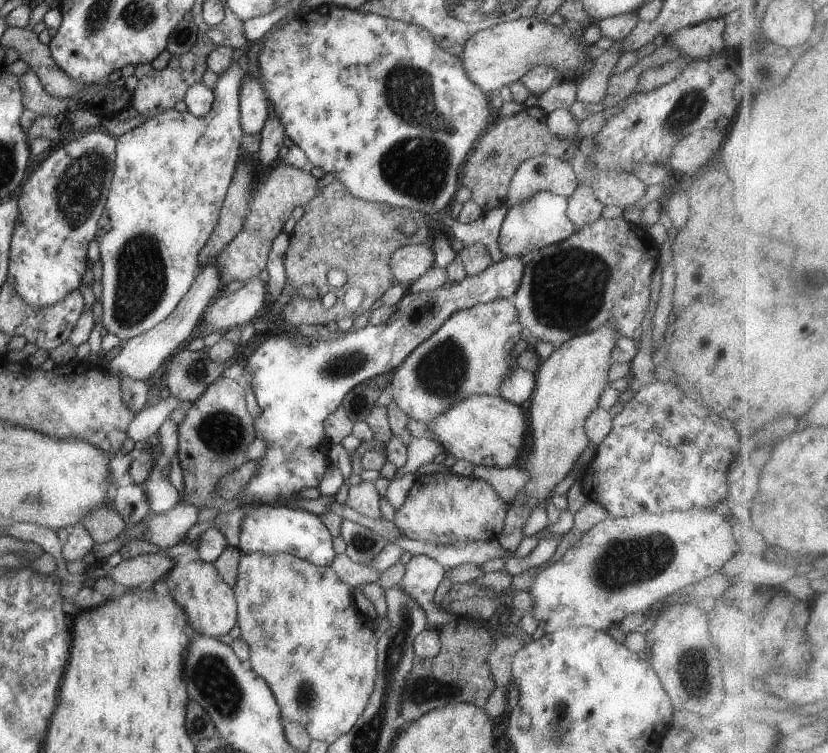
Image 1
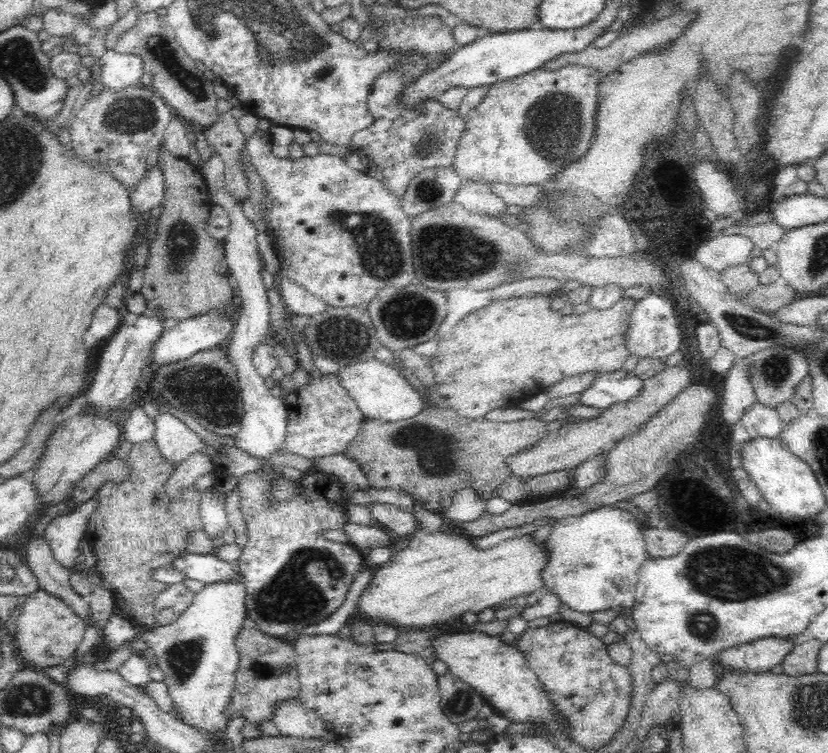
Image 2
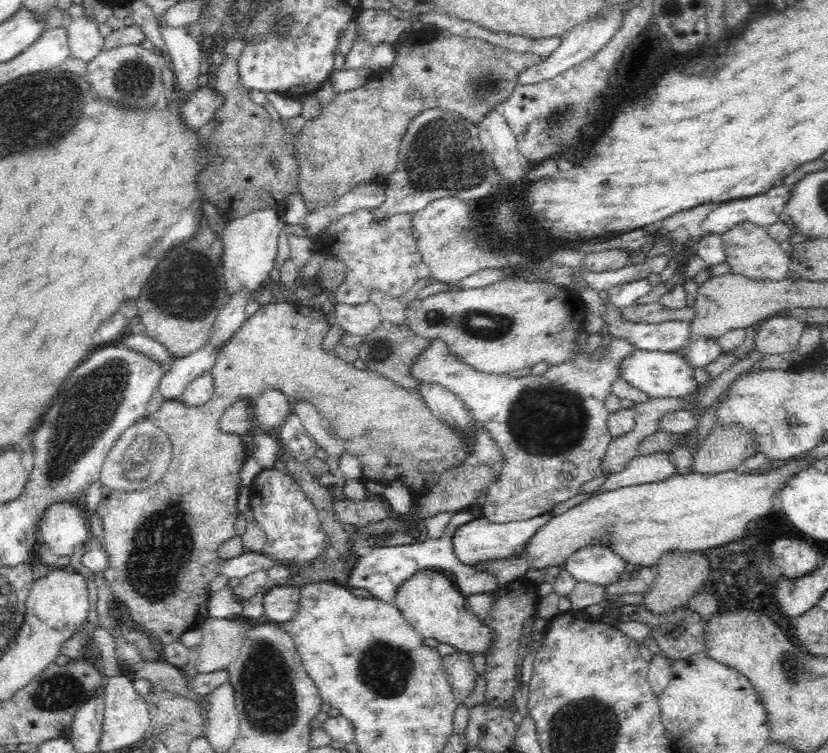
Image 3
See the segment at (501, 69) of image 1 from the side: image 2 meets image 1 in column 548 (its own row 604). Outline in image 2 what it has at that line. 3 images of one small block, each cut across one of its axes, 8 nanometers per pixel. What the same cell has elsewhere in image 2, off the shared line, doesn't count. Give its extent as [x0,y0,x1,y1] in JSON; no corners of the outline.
[13,588,89,670]

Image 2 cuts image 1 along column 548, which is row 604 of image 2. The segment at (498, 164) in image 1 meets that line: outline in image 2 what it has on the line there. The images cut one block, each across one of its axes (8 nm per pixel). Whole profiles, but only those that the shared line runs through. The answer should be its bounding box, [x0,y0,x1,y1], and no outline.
[84,438,203,630]

